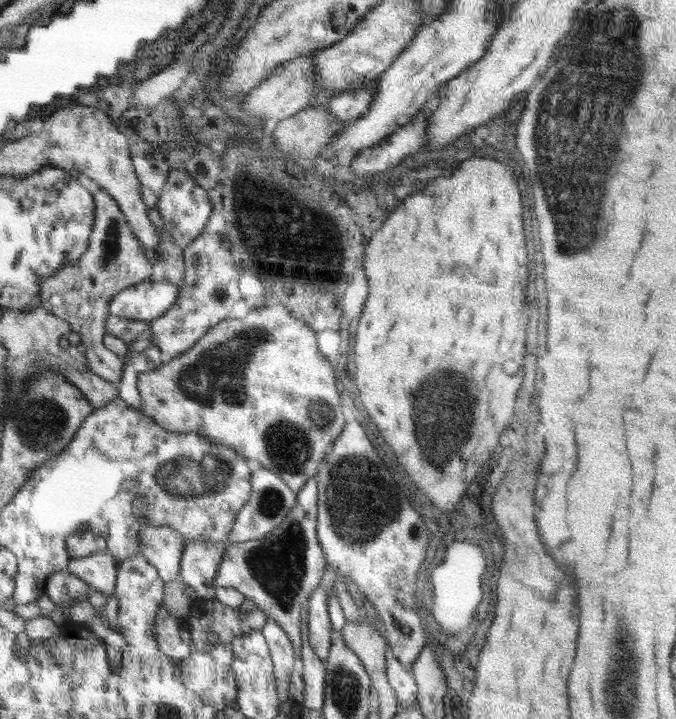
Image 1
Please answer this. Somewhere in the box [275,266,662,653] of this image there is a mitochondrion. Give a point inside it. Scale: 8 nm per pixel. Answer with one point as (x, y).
(452, 398)

